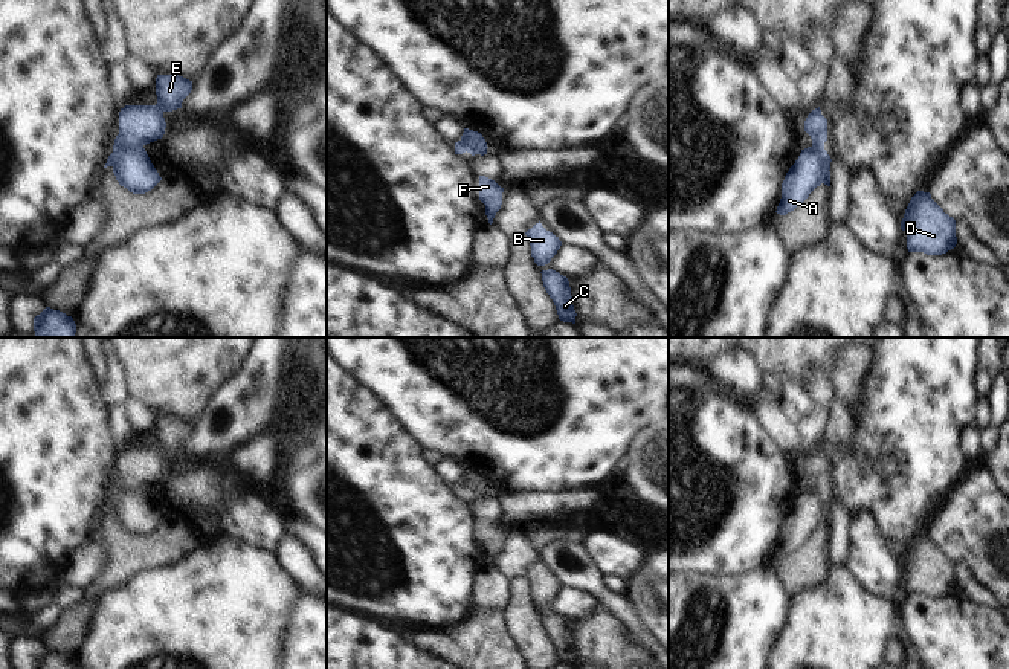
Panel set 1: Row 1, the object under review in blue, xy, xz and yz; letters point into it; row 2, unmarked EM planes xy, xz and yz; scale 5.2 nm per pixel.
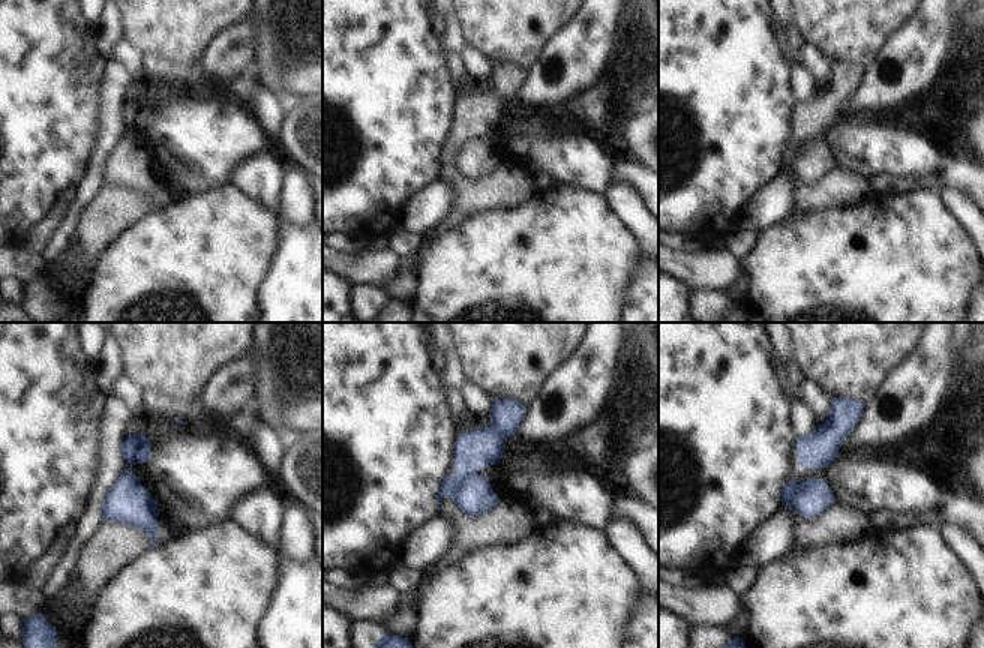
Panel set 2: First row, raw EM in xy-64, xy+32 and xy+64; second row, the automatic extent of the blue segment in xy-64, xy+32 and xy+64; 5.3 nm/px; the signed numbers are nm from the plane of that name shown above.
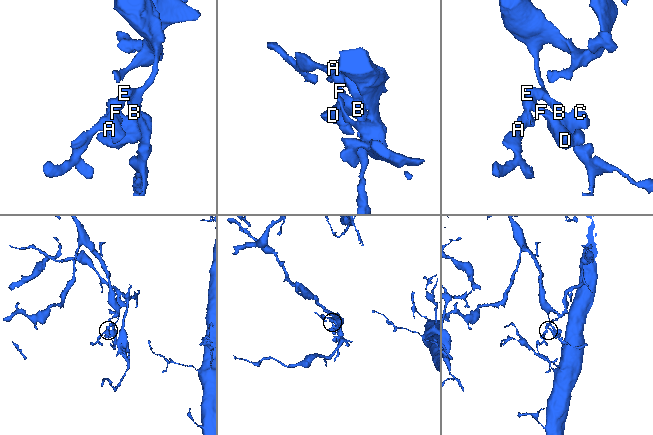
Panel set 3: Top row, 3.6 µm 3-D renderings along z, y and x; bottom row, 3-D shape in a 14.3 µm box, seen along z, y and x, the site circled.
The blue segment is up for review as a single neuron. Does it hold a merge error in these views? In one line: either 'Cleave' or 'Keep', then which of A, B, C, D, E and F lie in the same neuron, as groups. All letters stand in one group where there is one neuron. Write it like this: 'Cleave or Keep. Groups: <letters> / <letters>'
Cleave. Groups: A / B C D E F

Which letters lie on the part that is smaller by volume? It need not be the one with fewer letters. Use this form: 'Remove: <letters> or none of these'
Remove: A

